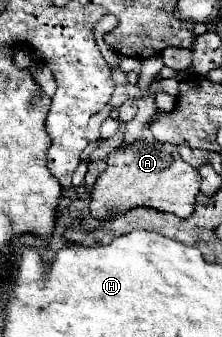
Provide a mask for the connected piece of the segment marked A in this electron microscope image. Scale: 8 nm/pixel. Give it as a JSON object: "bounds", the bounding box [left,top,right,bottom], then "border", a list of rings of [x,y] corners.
{"bounds":[90,140,200,220],"border":[[[136,140],[136,144],[122,144],[112,150],[106,162],[108,168],[92,188],[90,214],[96,220],[110,220],[138,206],[170,212],[178,218],[188,218],[194,212],[194,198],[200,192],[200,174],[180,158],[178,146],[156,140]]]}

